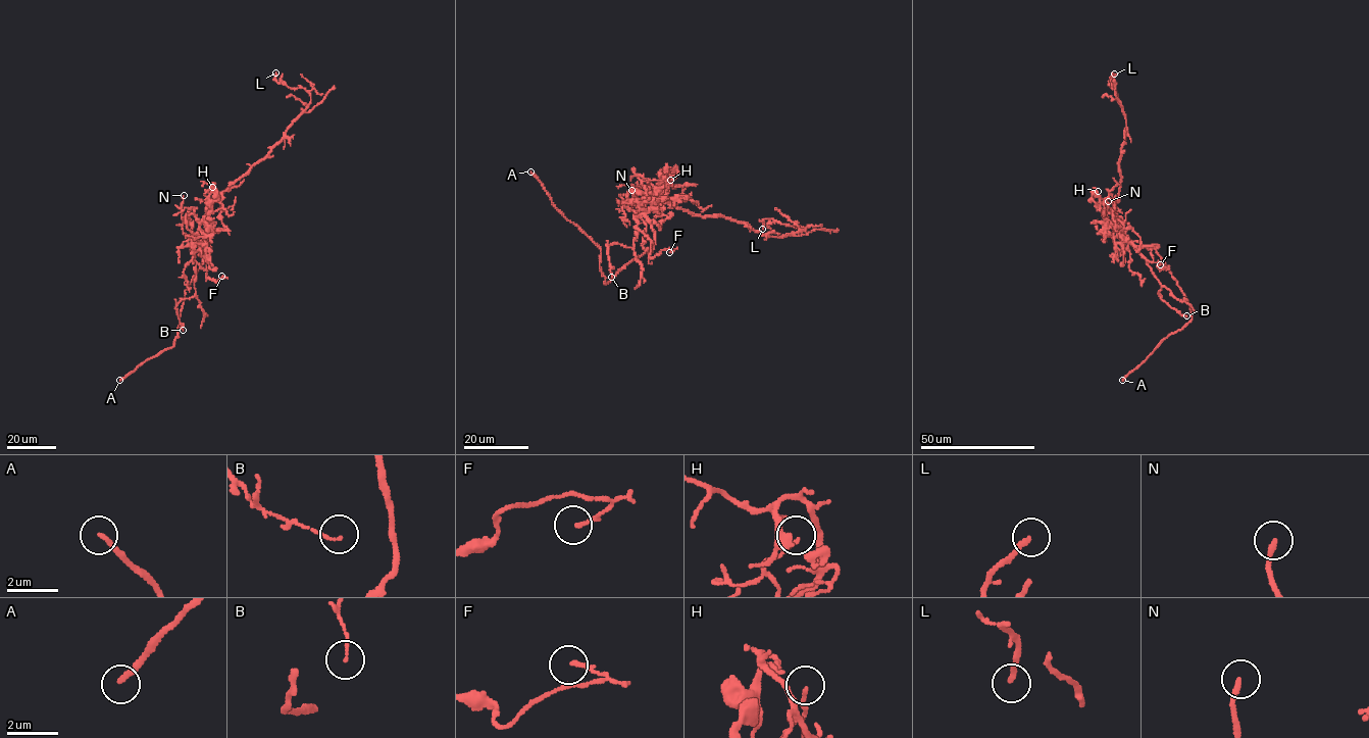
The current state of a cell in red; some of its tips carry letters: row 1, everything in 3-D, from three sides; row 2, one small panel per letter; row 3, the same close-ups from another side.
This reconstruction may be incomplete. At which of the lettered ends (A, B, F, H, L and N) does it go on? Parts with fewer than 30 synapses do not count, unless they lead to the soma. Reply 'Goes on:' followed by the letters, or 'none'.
Goes on: A

